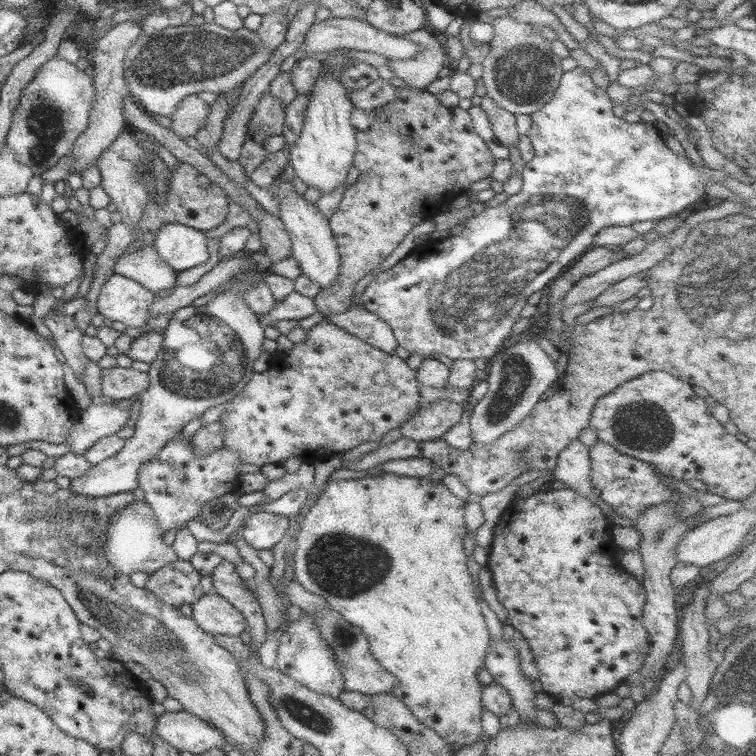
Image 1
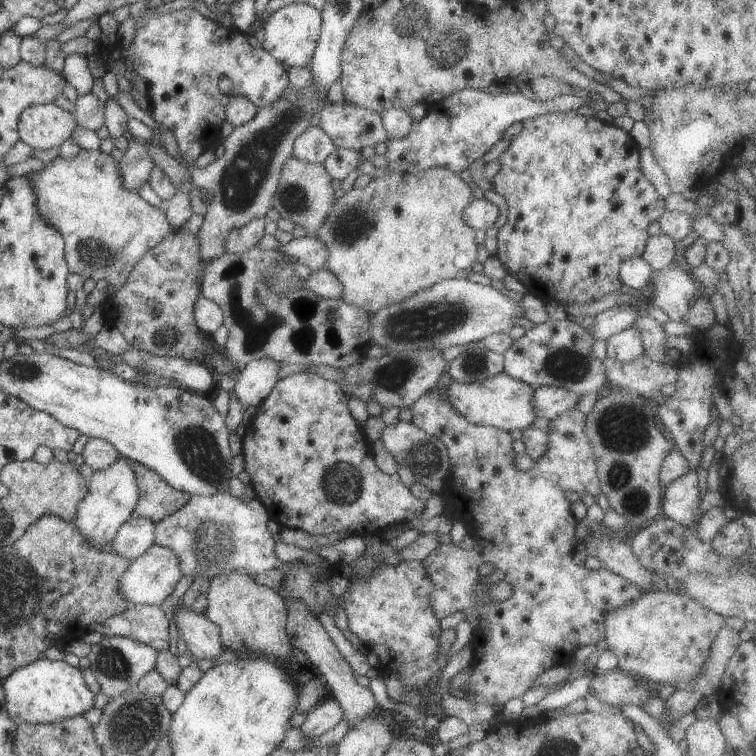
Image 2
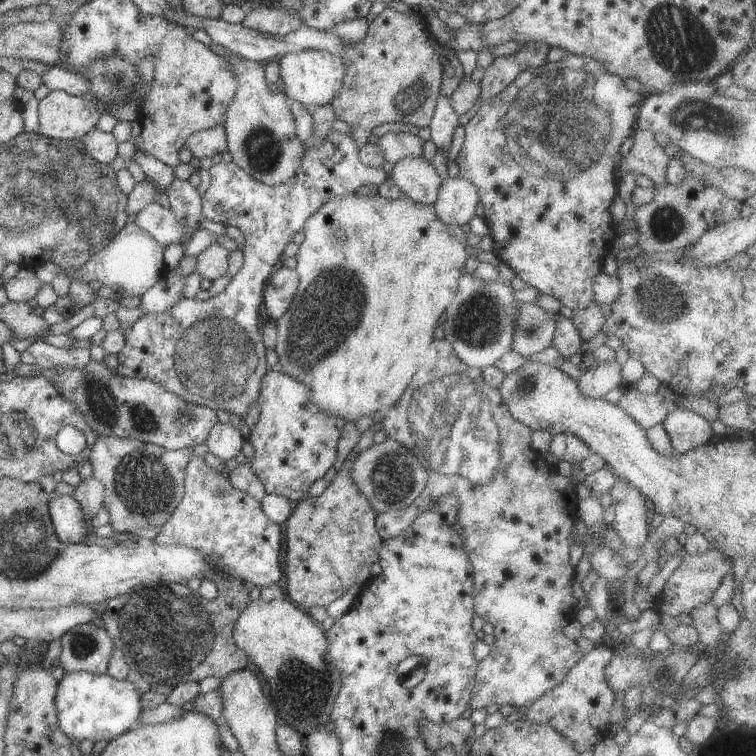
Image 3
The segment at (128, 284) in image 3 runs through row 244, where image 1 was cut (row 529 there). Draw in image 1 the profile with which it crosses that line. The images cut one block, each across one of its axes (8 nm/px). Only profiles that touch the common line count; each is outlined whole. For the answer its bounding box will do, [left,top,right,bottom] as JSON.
[104,500,178,575]

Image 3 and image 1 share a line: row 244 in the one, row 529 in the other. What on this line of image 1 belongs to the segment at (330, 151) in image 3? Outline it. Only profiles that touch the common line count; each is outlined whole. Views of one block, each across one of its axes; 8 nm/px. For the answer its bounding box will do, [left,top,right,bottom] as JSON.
[242,511,290,551]

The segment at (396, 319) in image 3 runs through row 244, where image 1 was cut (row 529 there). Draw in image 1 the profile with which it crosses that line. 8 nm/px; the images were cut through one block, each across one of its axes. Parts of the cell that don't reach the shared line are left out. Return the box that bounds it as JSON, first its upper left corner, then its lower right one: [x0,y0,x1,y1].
[294,471,490,751]

